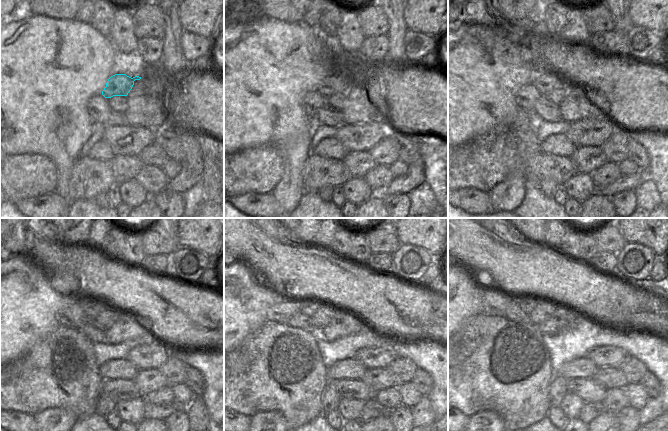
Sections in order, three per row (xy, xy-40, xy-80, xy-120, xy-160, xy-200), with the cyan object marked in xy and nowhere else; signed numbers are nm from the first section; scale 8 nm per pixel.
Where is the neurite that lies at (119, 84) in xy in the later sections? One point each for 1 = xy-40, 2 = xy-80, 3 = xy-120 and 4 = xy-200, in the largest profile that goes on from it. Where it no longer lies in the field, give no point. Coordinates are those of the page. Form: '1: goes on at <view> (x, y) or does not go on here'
1: goes on at xy-40 (340, 84)
2: goes on at xy-80 (544, 83)
3: goes on at xy-120 (97, 305)
4: goes on at xy-200 (526, 305)

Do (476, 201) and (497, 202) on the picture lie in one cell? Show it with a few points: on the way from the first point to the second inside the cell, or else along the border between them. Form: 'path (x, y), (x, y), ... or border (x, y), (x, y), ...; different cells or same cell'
border (487, 192), (492, 207); different cells

